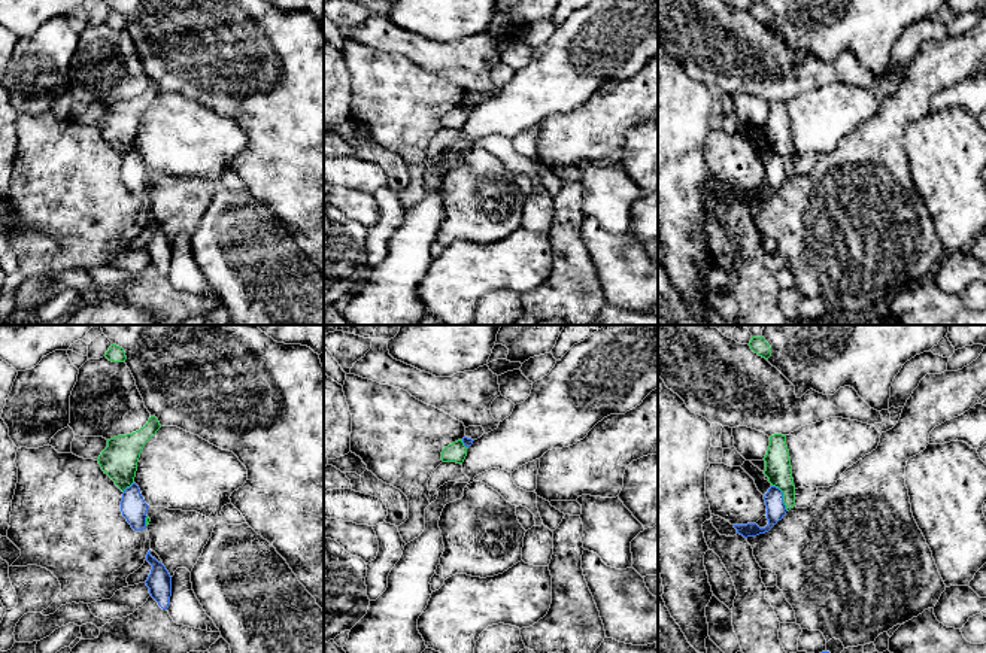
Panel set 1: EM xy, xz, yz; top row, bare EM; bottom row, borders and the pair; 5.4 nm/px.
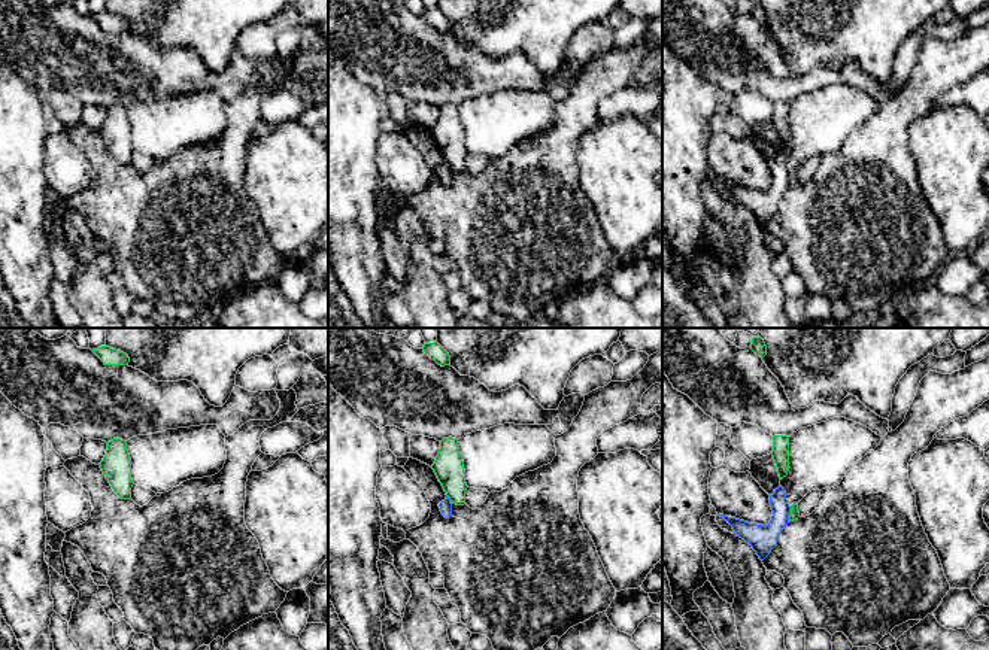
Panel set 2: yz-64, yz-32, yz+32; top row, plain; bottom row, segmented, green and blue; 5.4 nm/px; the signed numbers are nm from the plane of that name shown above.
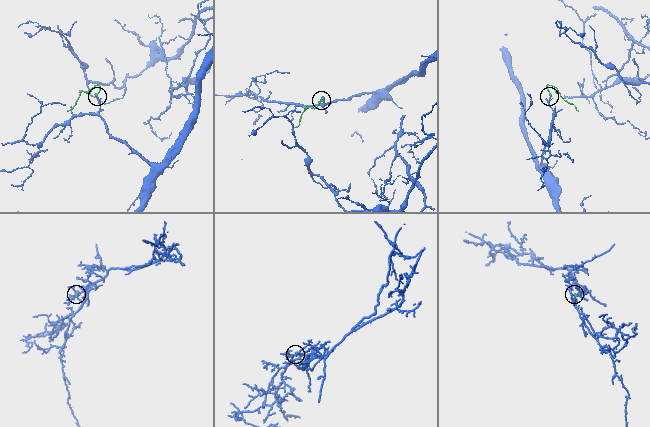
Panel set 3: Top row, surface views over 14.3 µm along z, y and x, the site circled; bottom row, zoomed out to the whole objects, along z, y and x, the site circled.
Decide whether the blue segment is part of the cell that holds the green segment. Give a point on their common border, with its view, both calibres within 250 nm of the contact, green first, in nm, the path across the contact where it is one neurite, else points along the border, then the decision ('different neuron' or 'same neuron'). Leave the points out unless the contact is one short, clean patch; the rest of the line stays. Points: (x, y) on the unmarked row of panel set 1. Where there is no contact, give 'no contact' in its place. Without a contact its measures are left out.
meets green in yz at (783, 163); 140 nm thick on the green side, 110 nm on the other; border along yz (771, 151), (782, 158), (782, 167), (788, 176); different neuron

